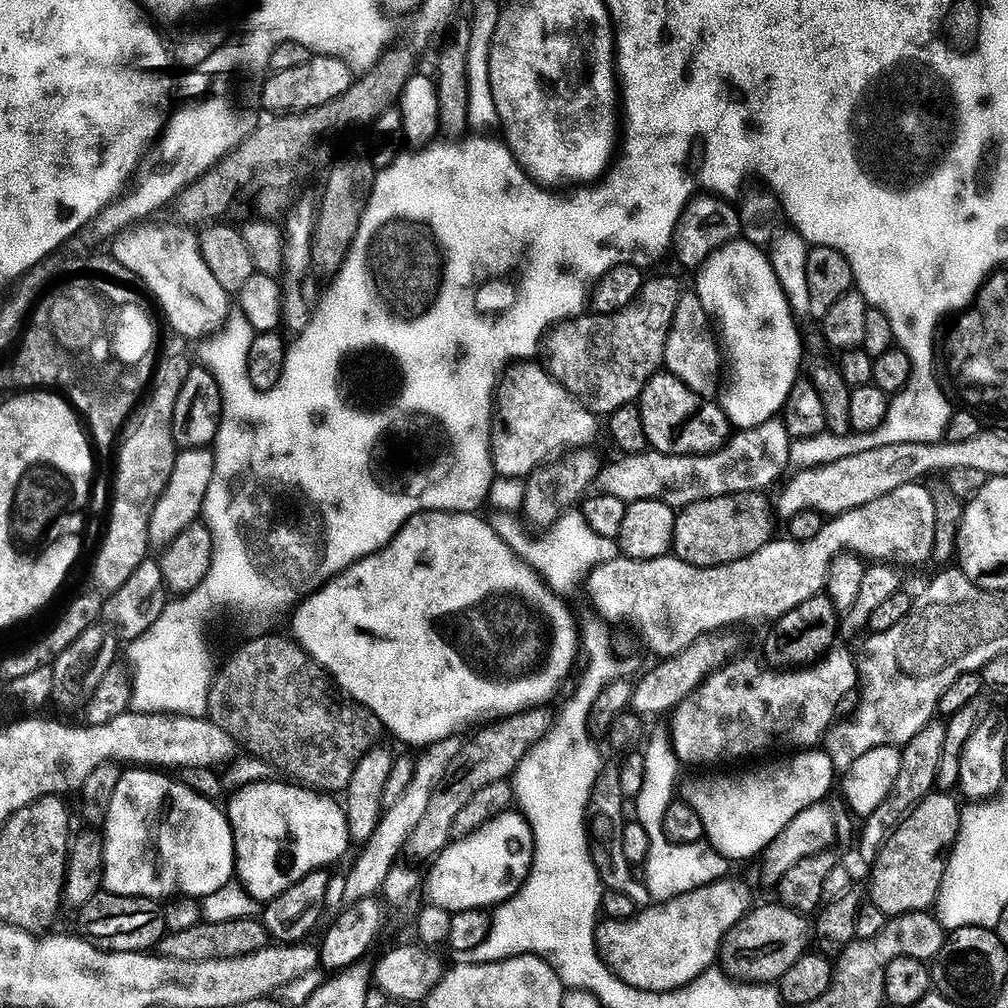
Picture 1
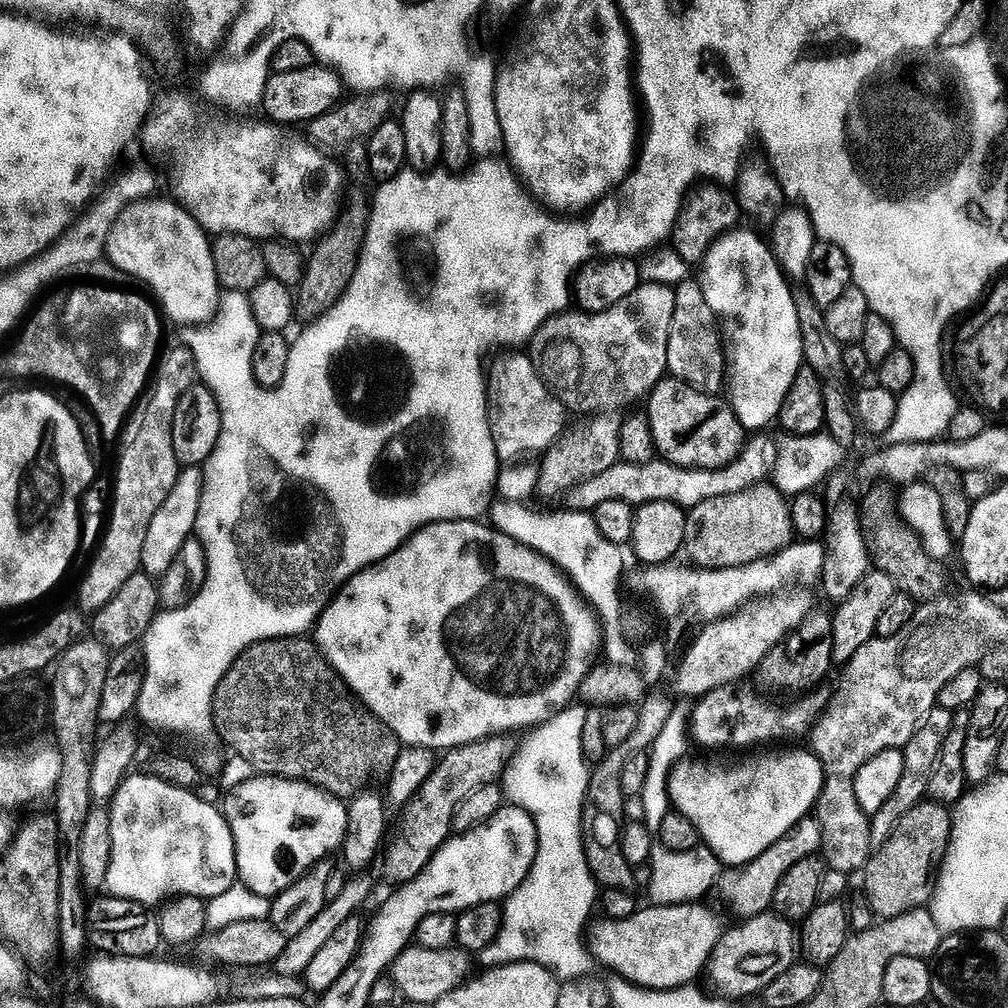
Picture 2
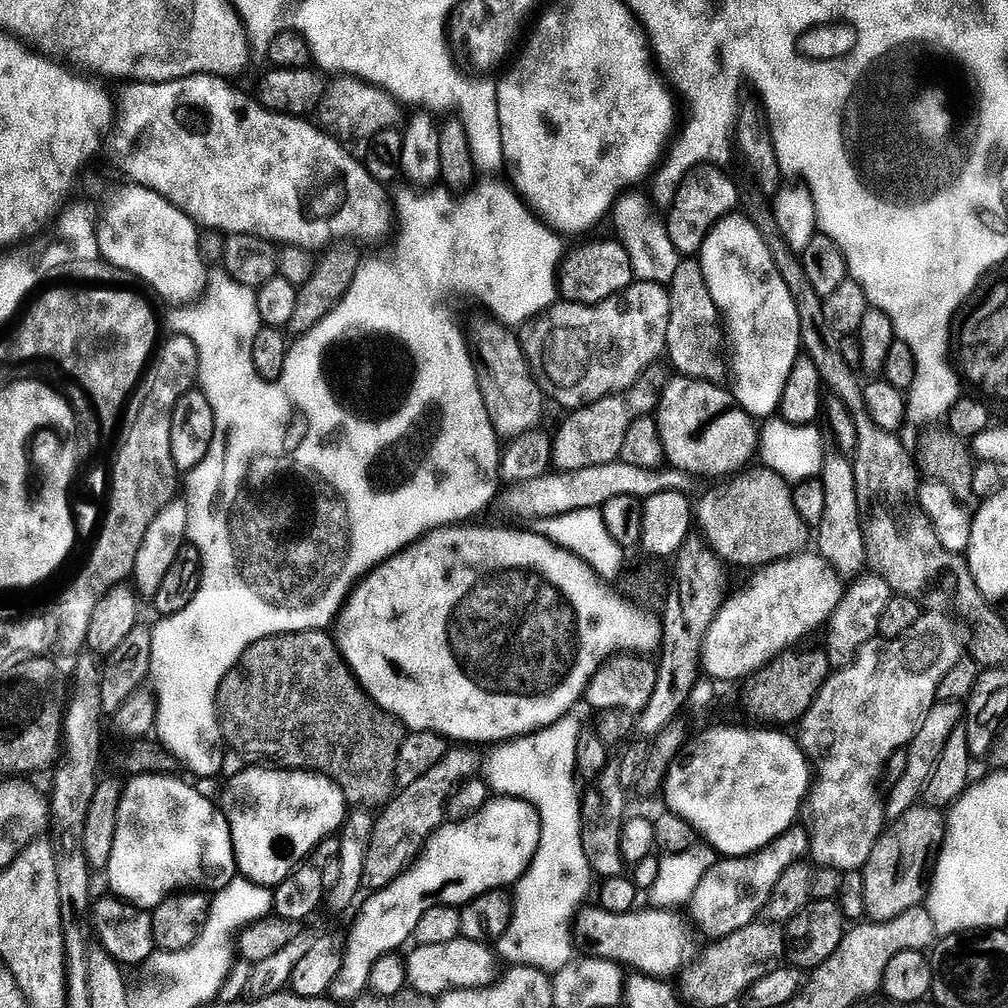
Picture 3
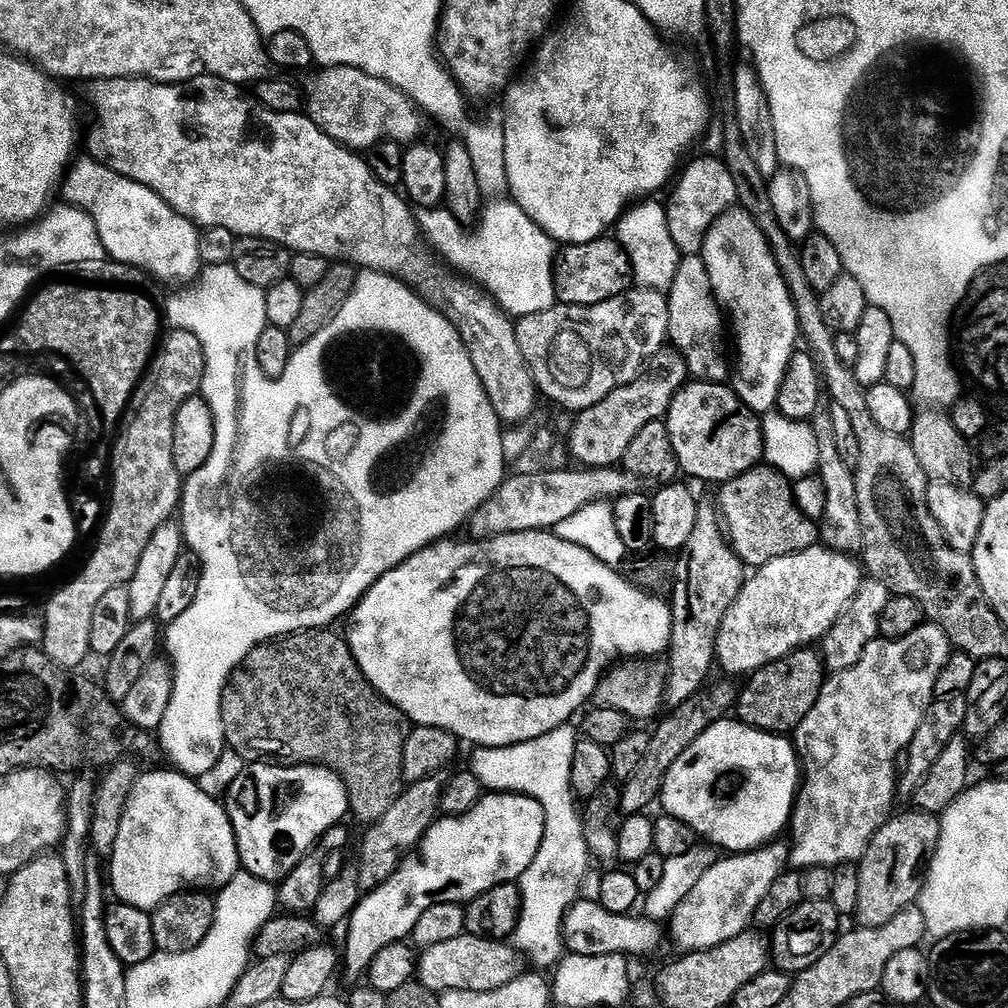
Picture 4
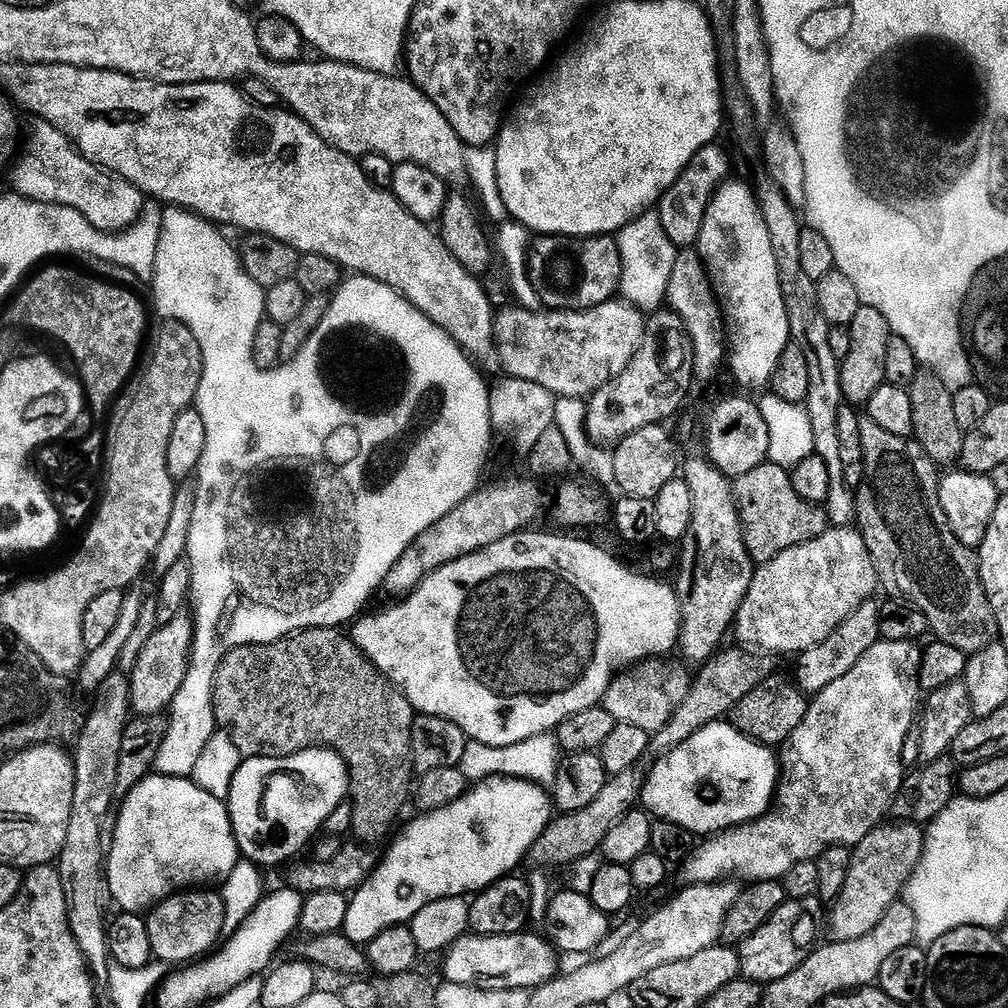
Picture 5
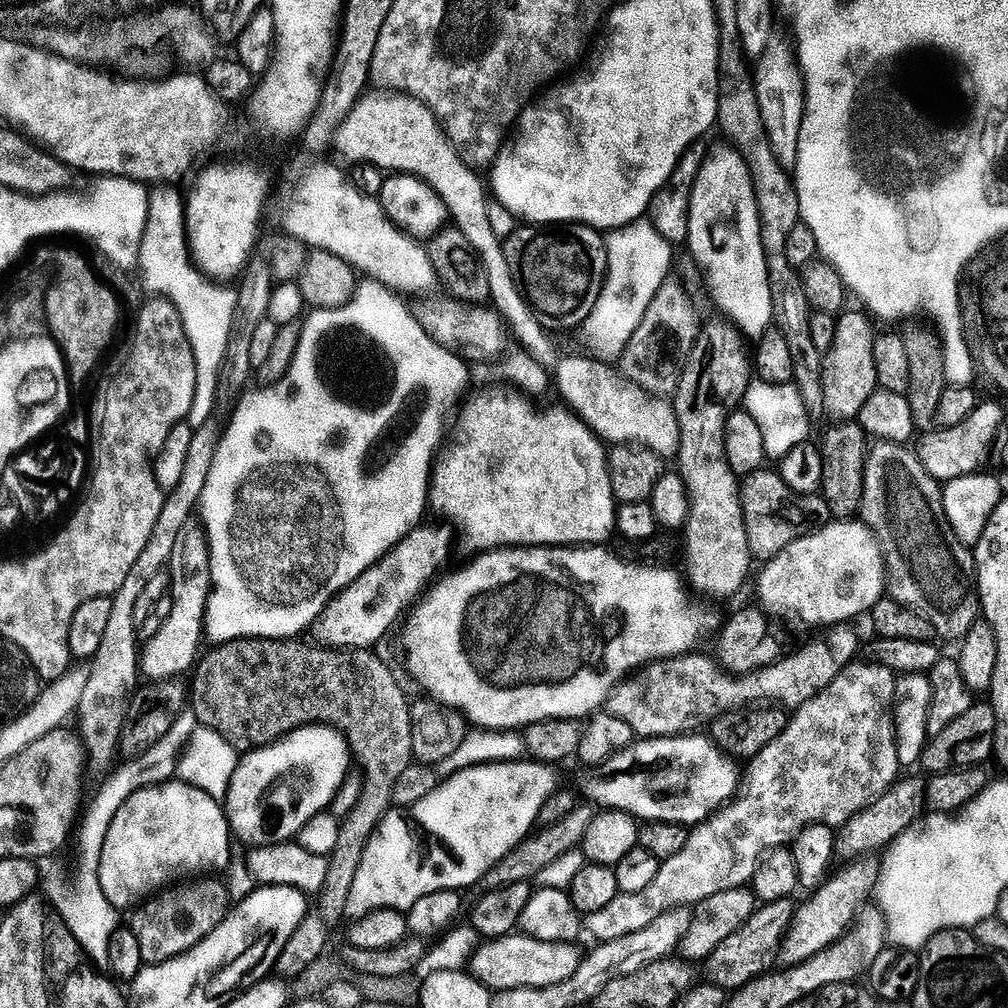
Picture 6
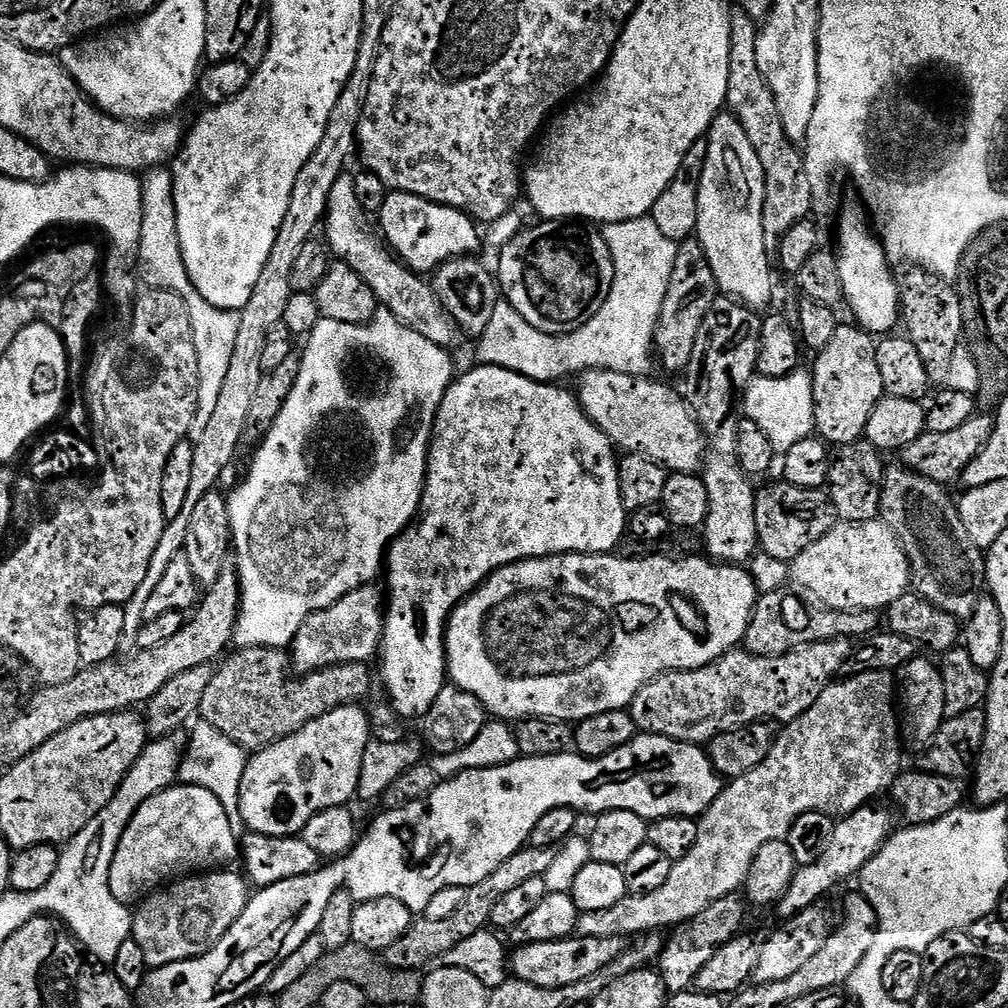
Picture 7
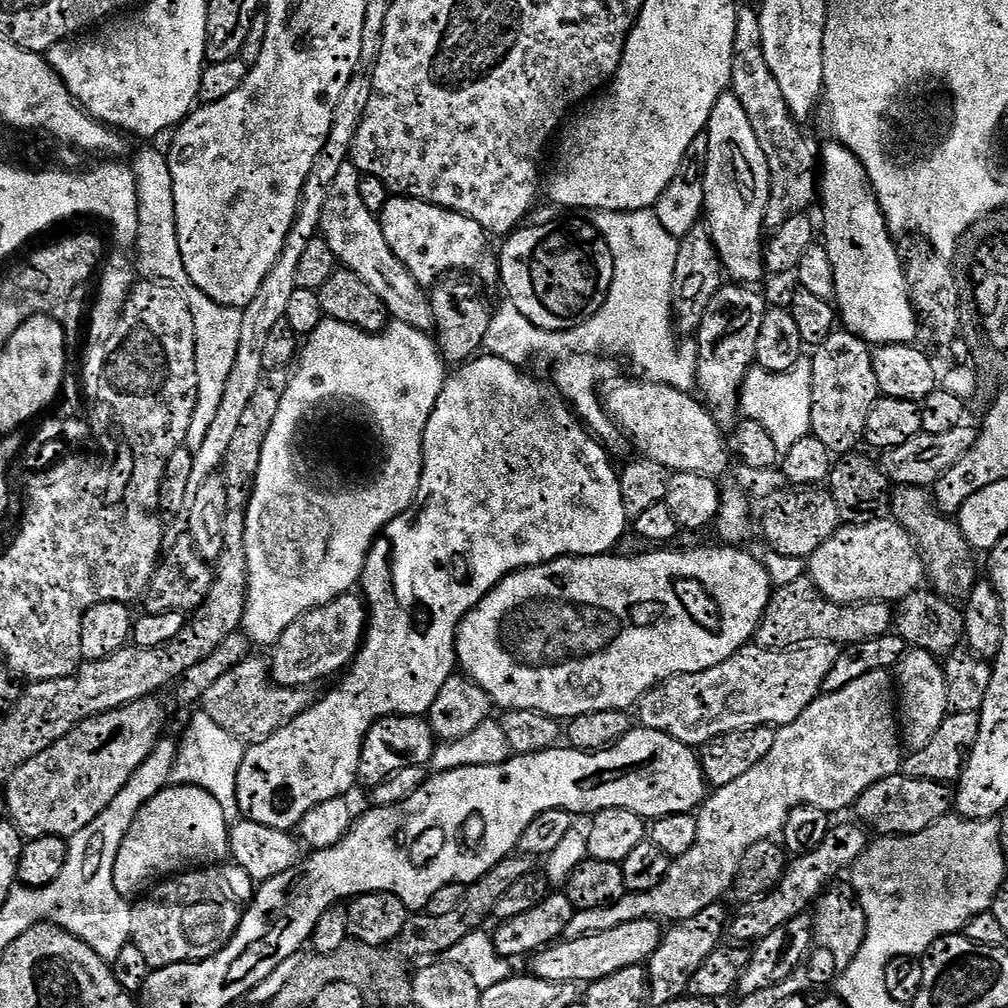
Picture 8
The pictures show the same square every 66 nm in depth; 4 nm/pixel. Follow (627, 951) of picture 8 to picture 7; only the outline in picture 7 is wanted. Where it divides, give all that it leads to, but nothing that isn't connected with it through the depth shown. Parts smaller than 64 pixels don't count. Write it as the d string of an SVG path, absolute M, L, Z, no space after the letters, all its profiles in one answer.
M577 939L539 941L536 944L521 943L512 956L511 975L539 988L565 988L587 976L594 976L605 968L614 957L620 955L619 939Z

